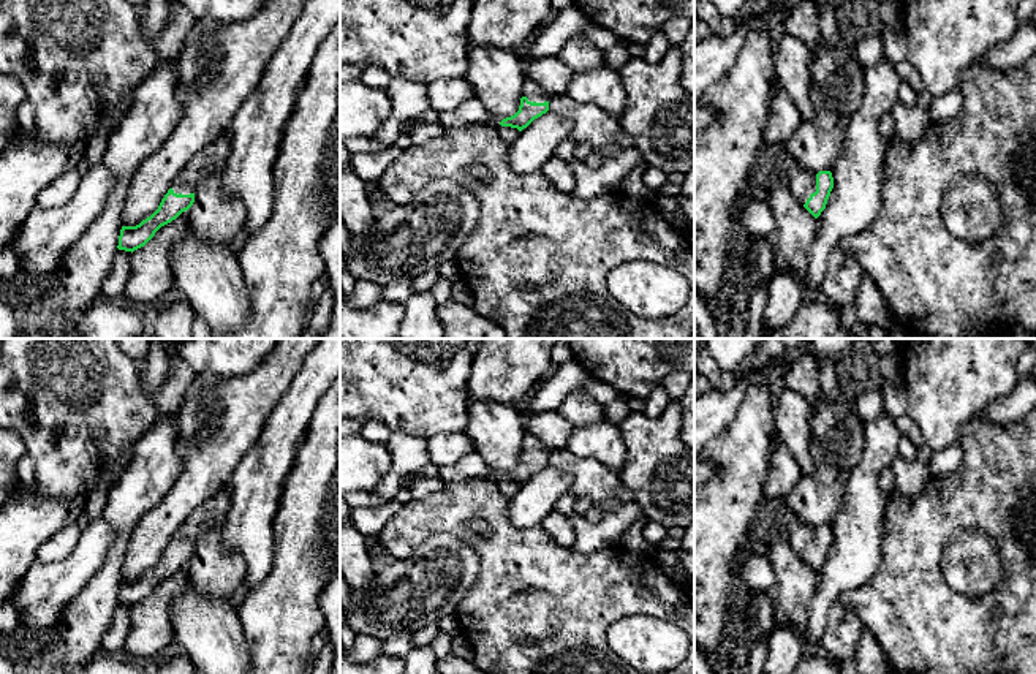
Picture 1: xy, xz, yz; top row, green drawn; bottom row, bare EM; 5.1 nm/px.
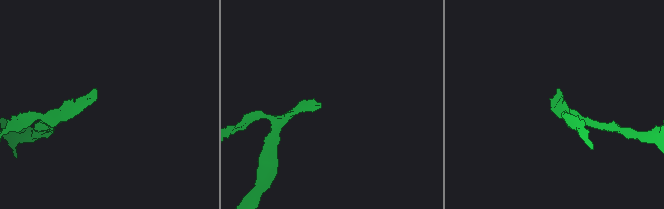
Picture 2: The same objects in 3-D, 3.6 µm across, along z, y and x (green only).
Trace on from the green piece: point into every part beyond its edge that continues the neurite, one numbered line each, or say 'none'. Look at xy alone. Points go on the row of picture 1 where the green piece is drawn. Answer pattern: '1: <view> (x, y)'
1: xy (189, 179)

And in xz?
1: xz (530, 89)

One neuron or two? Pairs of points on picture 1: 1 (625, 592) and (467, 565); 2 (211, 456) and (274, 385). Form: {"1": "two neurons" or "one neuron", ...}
{"1": "two neurons", "2": "one neuron"}

